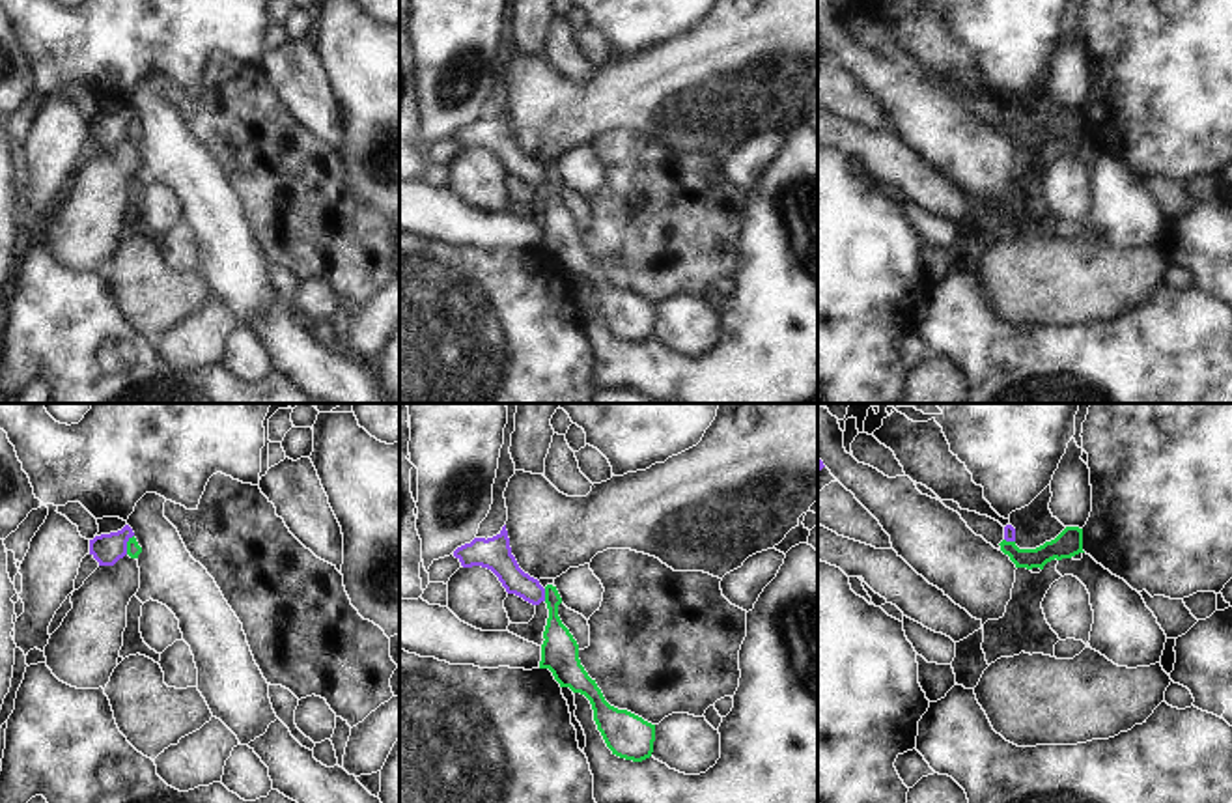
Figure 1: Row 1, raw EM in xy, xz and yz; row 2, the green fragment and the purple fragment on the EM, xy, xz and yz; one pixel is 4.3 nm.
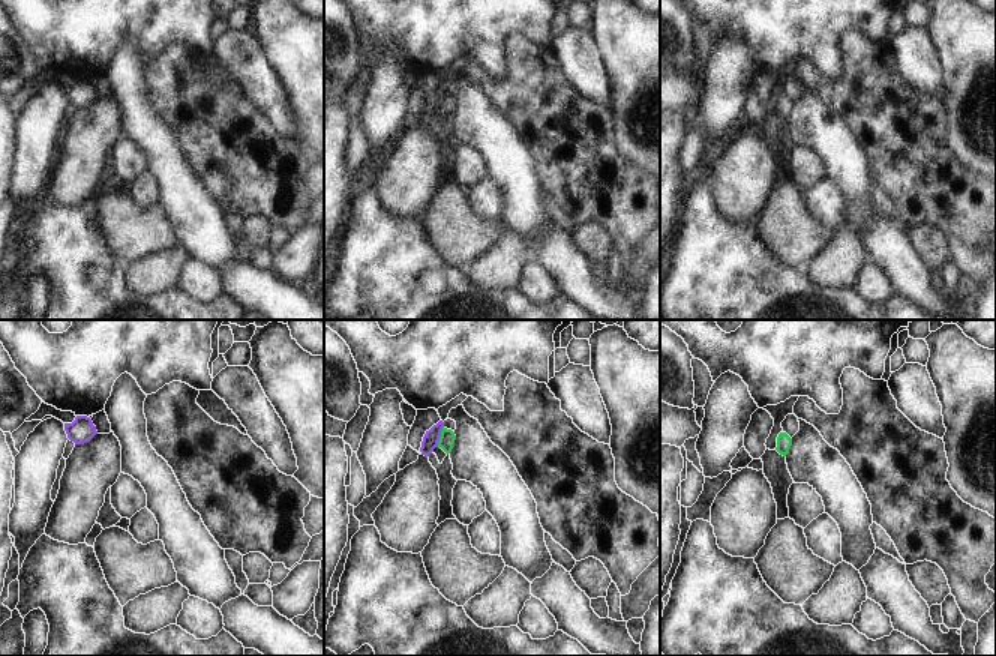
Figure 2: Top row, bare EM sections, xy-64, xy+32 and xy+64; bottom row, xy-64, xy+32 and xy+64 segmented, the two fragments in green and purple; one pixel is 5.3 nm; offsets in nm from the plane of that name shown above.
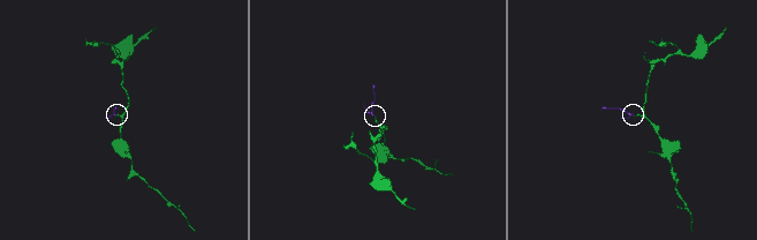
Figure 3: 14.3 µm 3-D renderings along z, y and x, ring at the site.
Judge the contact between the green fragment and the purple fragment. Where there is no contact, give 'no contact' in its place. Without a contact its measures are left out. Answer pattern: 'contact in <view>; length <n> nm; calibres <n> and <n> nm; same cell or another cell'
contact in xy; length 90 nm; calibres 60 and 140 nm; another cell

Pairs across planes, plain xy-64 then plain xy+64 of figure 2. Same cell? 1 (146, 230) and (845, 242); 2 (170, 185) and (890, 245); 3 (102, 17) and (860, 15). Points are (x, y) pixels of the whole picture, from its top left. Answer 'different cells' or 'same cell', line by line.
1: different cells
2: different cells
3: same cell

